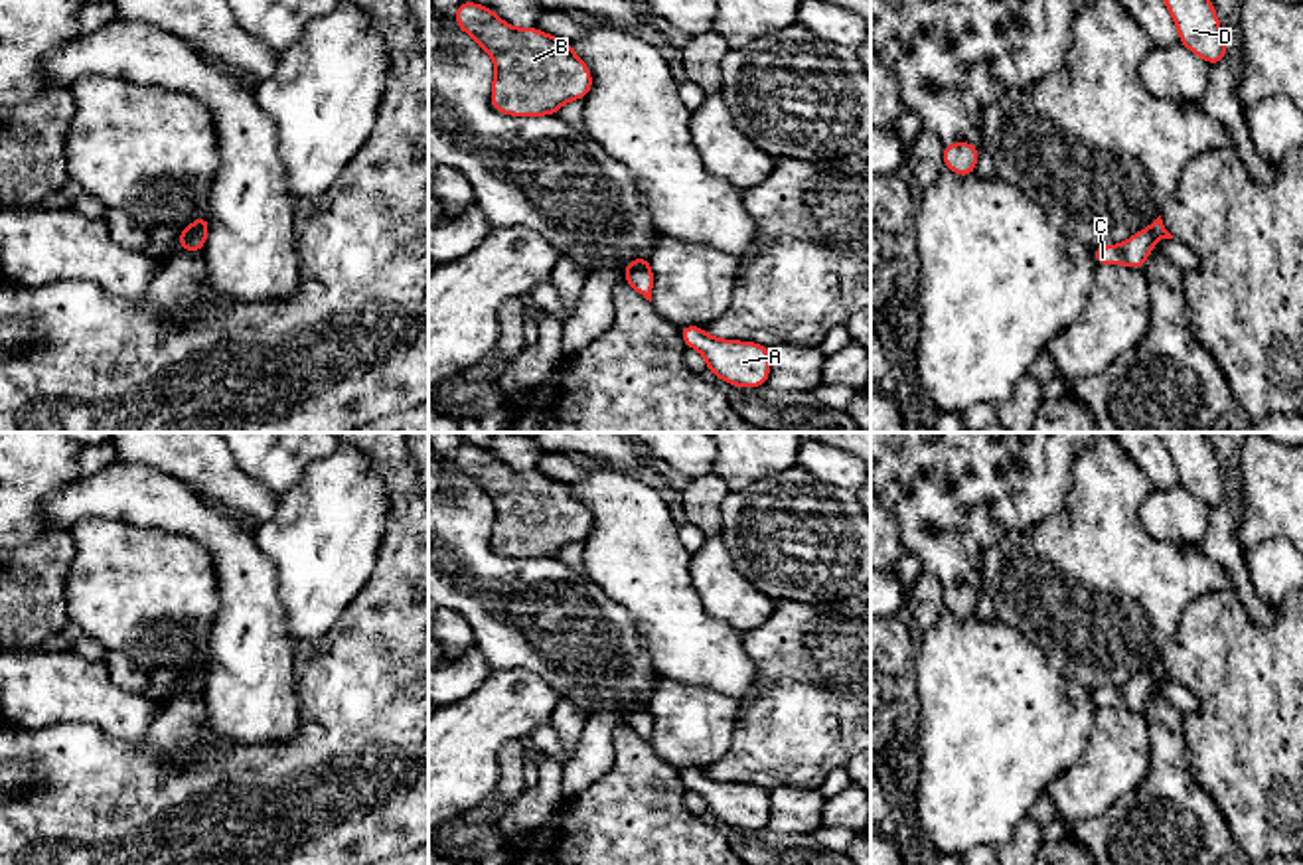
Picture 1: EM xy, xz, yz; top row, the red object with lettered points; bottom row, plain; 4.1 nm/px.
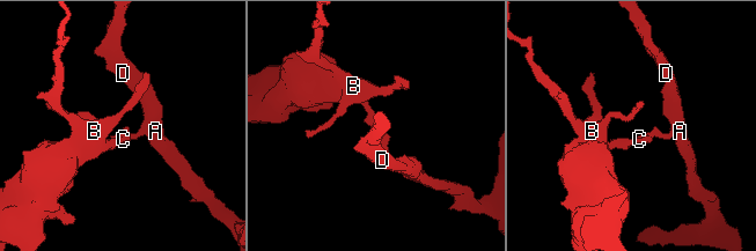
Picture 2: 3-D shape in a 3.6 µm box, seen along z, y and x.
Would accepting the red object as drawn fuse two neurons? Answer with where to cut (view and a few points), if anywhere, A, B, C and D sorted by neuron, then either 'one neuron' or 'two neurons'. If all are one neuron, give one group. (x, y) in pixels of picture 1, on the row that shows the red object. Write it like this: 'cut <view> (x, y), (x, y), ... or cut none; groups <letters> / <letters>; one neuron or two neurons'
cut xz (648, 265), (624, 273); groups A D / B C; two neurons

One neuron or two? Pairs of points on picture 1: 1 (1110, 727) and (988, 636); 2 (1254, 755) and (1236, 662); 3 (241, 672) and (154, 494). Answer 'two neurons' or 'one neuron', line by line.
1: two neurons
2: one neuron
3: one neuron

